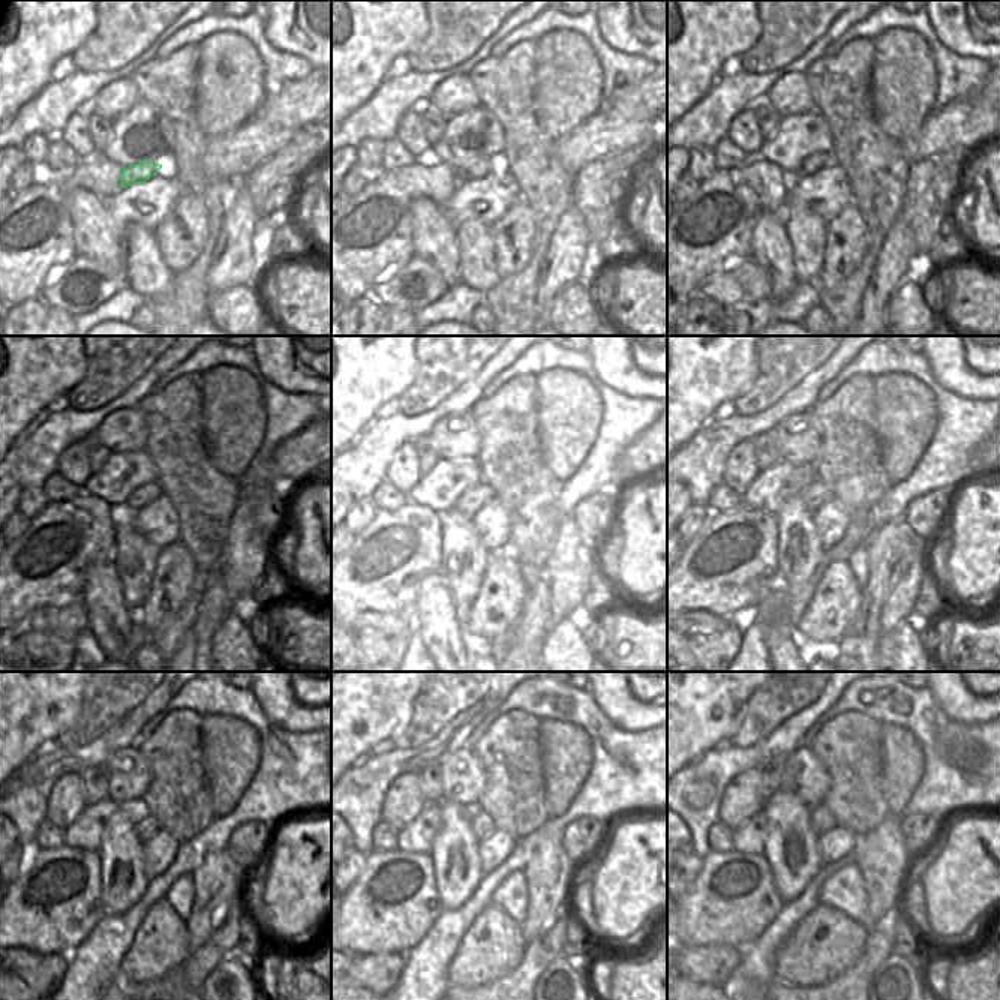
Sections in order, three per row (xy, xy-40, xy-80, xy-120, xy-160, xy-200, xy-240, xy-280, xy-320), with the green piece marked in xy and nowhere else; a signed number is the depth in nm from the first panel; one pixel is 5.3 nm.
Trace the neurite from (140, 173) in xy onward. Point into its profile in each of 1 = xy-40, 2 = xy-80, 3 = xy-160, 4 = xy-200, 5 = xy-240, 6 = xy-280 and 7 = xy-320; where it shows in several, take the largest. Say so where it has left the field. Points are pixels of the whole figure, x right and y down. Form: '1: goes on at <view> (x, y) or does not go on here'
1: goes on at xy-40 (477, 170)
2: goes on at xy-80 (814, 162)
3: goes on at xy-160 (473, 498)
4: goes on at xy-200 (816, 494)
5: goes on at xy-240 (147, 826)
6: goes on at xy-280 (482, 825)
7: goes on at xy-320 (820, 819)

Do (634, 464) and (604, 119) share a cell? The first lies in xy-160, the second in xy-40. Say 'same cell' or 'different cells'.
same cell

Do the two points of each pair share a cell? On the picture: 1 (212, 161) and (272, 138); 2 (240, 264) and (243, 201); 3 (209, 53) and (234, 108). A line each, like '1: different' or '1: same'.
1: same
2: same
3: same

